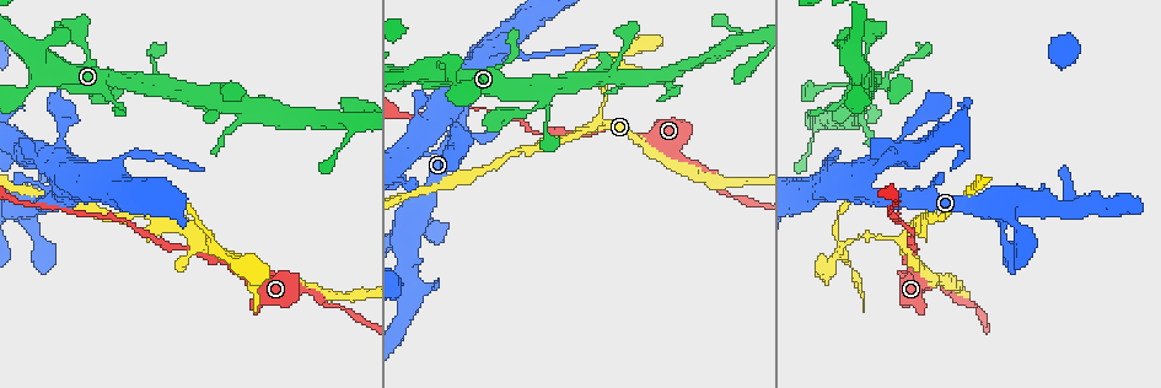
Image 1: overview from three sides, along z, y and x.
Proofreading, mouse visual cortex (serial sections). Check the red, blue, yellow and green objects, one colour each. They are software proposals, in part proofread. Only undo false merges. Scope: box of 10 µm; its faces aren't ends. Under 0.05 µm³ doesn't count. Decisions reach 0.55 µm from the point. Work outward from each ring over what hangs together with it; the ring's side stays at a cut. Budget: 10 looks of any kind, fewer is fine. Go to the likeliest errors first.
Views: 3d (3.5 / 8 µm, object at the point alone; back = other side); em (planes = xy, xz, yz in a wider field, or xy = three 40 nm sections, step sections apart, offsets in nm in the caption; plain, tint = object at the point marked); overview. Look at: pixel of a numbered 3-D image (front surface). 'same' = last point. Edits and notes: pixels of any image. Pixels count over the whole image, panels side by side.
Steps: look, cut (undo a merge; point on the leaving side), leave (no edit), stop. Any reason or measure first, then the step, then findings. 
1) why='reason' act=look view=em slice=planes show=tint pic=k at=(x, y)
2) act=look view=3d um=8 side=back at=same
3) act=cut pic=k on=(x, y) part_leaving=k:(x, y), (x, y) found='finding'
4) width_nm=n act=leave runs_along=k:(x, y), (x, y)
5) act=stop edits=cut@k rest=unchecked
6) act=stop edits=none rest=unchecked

why='sudden change in width' act=look view=3d um=3.5 pic=1 at=(623, 54)

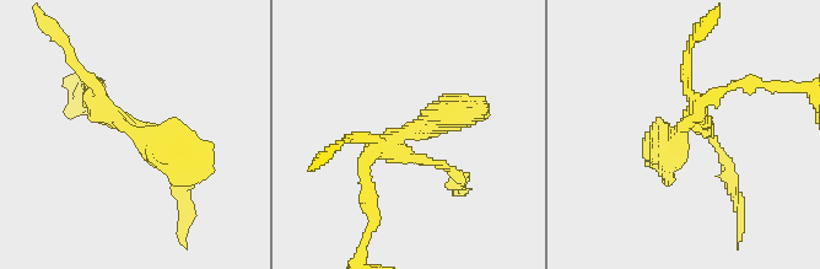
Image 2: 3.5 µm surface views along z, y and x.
why='now the EM' act=look view=em slice=planes show=tint pic=2 at=(680, 132)

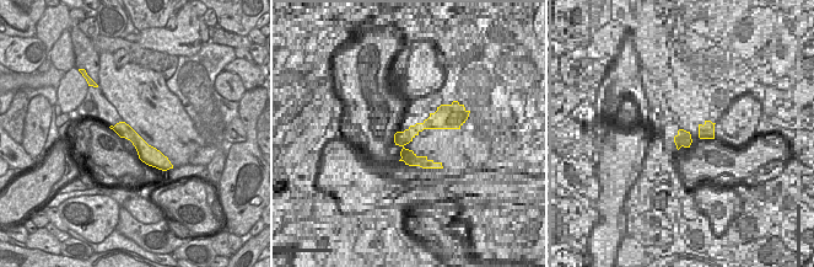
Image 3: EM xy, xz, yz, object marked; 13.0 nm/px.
width_nm=190 act=cut pic=2 on=(73, 60) part_leaving=2:(390, 151), (443, 165), (462, 186) found='two cells meet here'

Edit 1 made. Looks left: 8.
why='a narrow waist' act=look view=3d um=3.5 side=back pic=1 at=(25, 218)

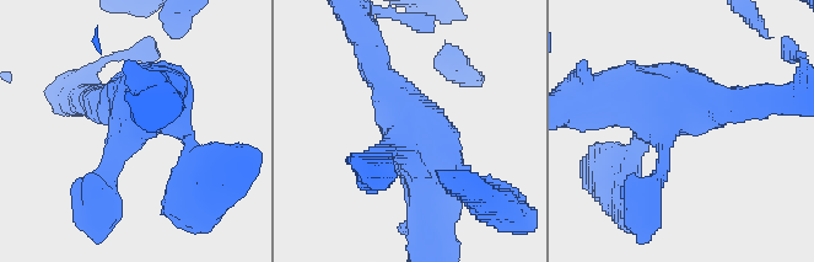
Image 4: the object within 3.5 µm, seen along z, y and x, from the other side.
why='need the tissue' act=look view=em slice=planes show=tint pic=4 at=(131, 129)

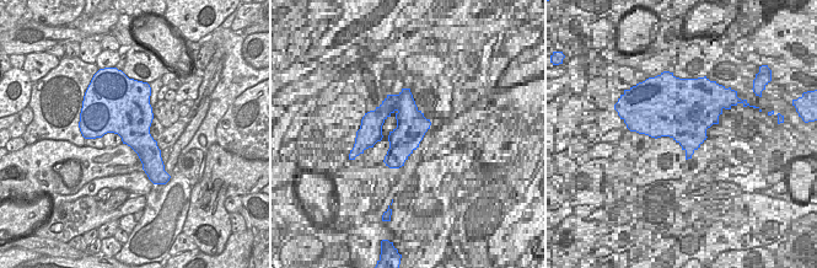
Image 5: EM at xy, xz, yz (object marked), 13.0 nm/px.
act=leave runs_along=4:(383, 83), (418, 127), (429, 234) found='all the same cell'

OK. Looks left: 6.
why='sharp bend' act=look view=3d um=3.5 pic=1 at=(69, 200)

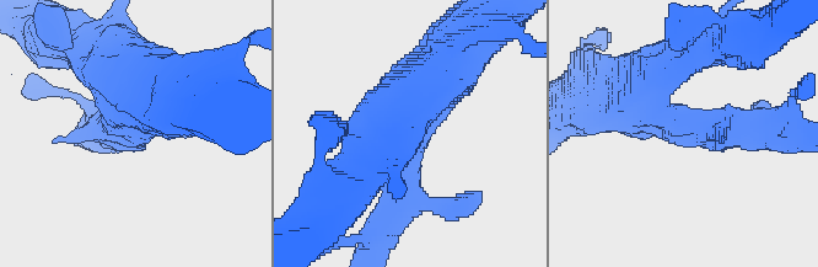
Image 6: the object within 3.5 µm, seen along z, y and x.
why='need the tissue' act=look view=em slice=planes show=tint pic=6 at=(680, 125)

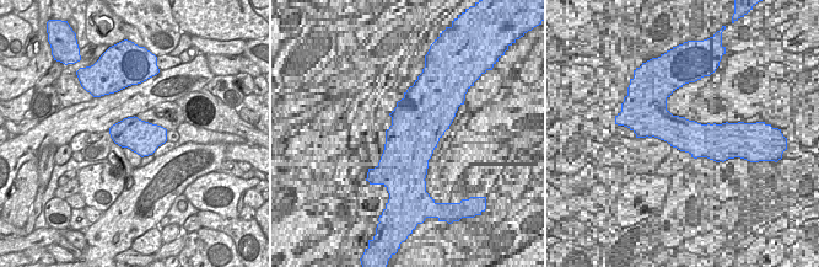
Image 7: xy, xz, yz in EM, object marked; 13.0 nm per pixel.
act=leave runs_along=6:(760, 132), (663, 117), (647, 101), (663, 68) found='one cell here'

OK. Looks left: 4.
why='abrupt turn' act=look view=3d um=3.5 pic=1 at=(114, 172)

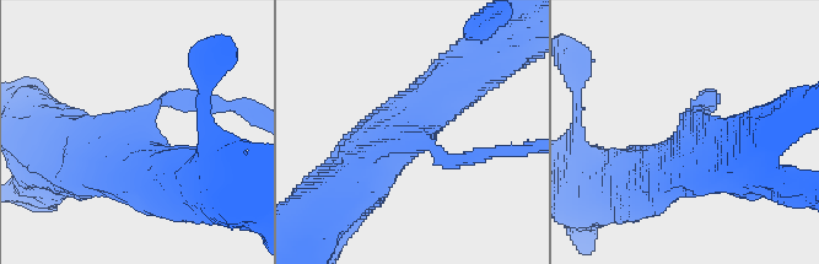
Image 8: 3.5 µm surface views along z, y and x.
act=look view=em slice=xy step=5 show=tint pic=8 at=(410, 137)

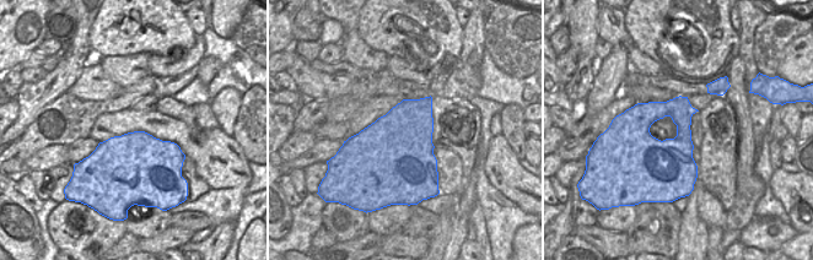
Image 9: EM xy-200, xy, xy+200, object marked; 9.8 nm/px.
act=look view=em slice=xy step=3 show=tint at=same

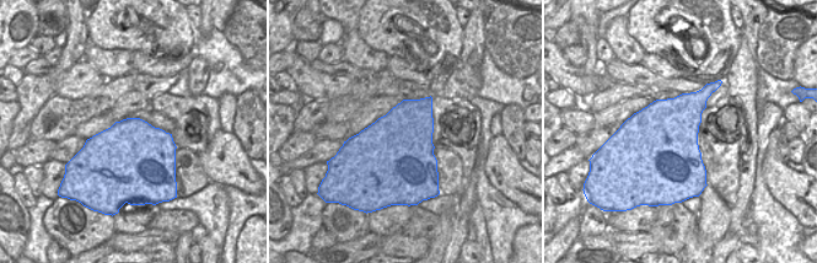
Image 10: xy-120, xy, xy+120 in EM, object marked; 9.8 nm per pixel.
act=leave runs_along=8:(341, 193), (456, 82) found='one cell here'

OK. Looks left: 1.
act=stop edits=cut@2 rest=unchecked

